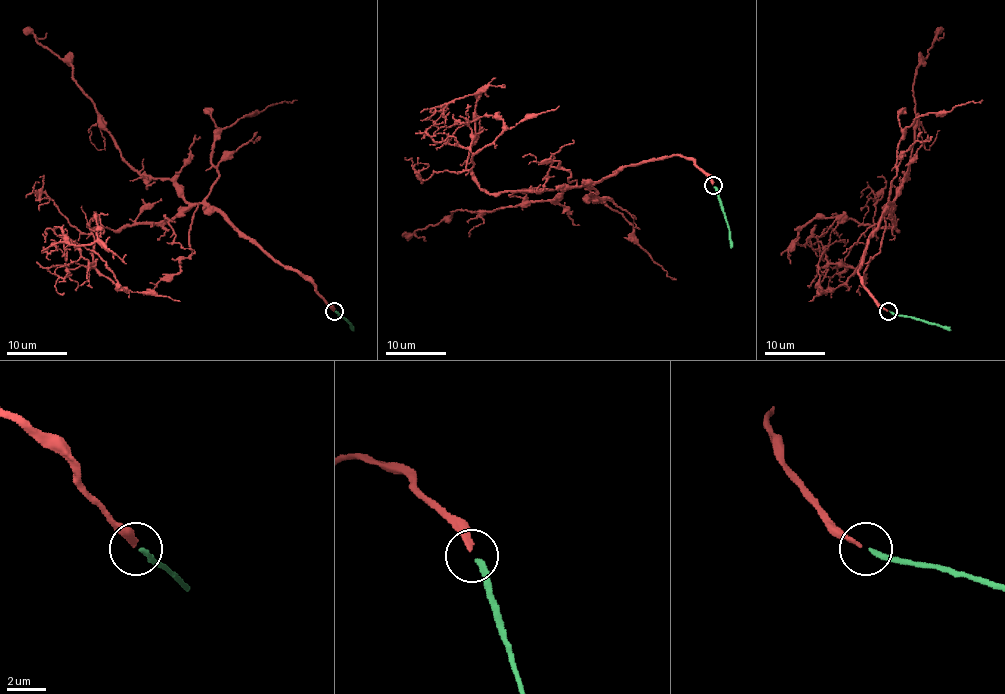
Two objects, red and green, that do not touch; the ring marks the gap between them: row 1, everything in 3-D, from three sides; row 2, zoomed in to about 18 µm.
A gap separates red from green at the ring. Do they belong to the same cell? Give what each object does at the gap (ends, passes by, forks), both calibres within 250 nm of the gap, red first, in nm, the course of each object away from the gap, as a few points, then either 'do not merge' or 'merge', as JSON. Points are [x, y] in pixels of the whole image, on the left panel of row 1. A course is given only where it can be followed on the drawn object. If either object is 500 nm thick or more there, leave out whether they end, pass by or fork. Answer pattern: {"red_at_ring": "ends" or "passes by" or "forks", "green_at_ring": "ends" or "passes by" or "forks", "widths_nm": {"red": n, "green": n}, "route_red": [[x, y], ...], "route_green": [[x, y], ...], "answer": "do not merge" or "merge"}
{"red_at_ring": "ends", "green_at_ring": "ends", "widths_nm": {"red": 240, "green": 240}, "route_red": [[333, 311], [296, 270], [203, 204], [168, 220], [92, 231], [92, 263], [123, 290], [100, 257], [50, 239]], "route_green": [[334, 311], [352, 329]], "answer": "merge"}

